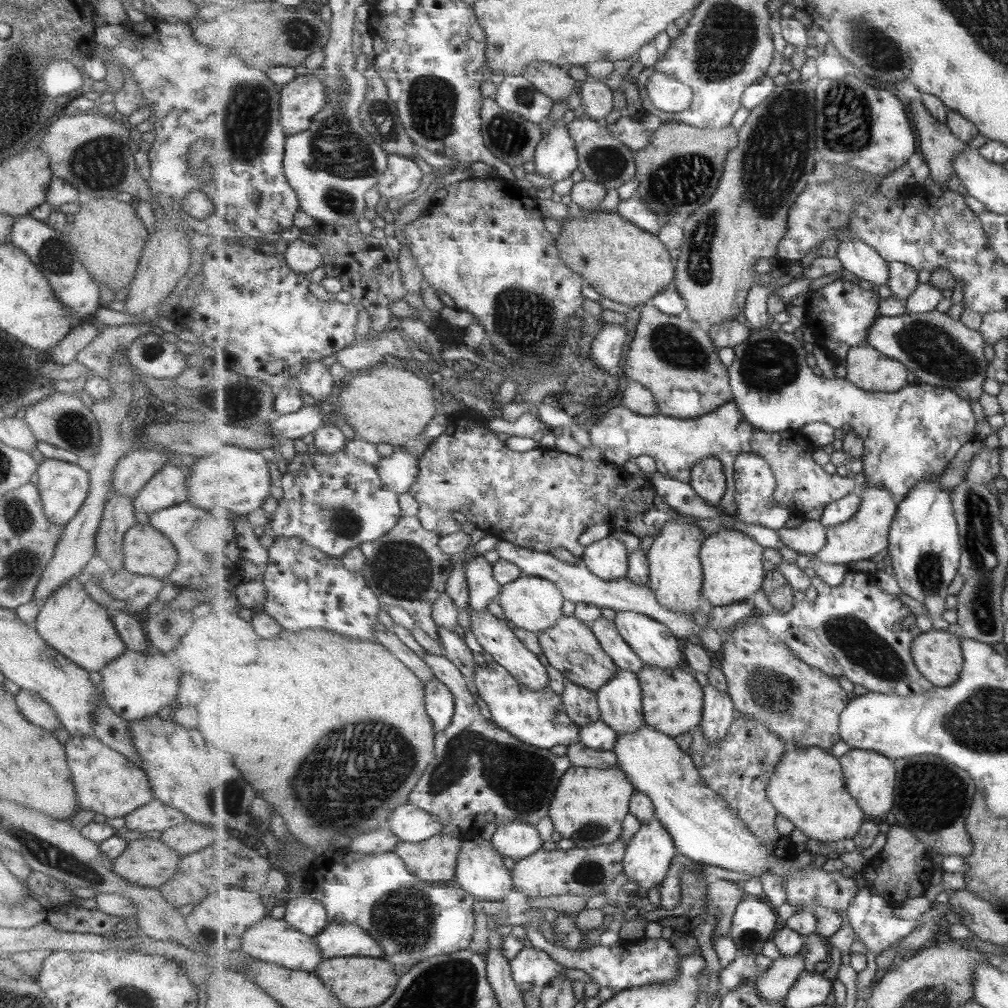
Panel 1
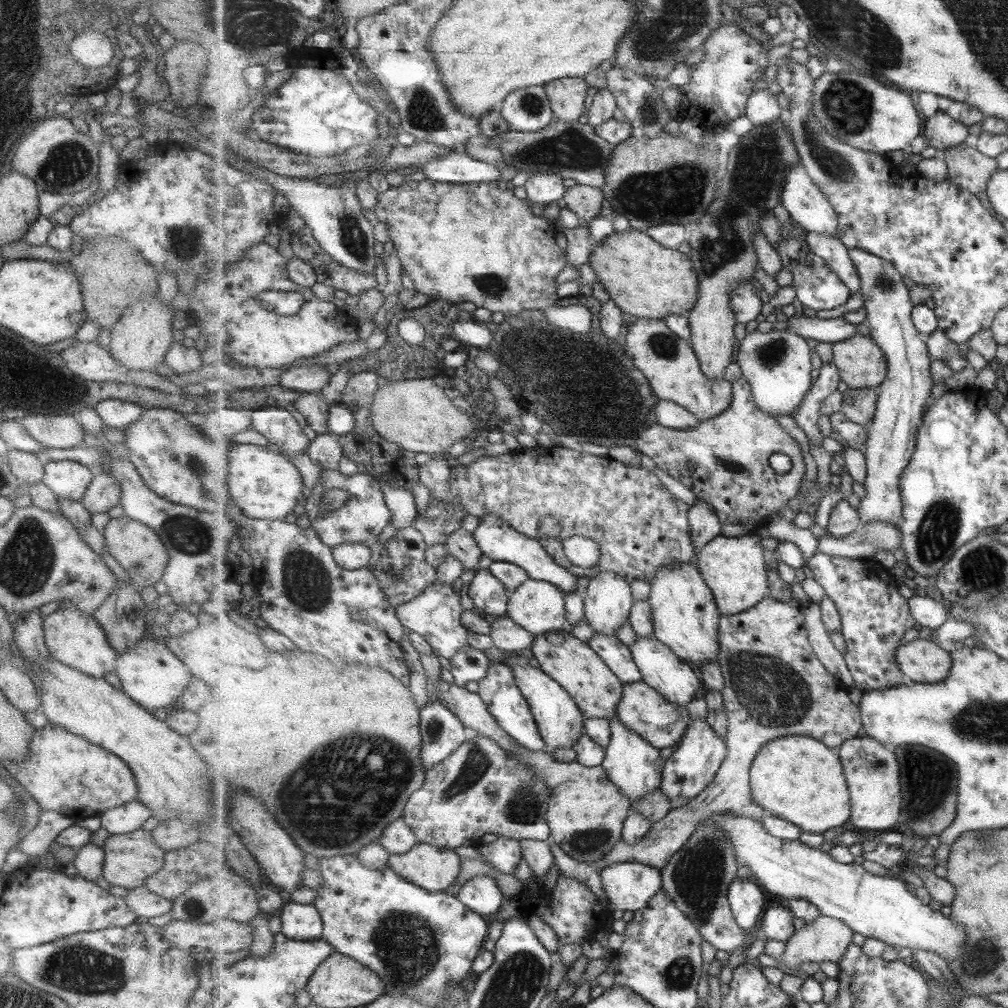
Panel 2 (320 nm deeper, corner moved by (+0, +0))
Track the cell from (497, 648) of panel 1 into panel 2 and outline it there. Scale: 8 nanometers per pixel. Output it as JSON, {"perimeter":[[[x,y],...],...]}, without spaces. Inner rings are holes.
{"perimeter":[[[506,653],[505,661],[514,668],[515,678],[519,688],[530,703],[534,719],[538,722],[539,732],[547,743],[545,750],[549,753],[561,748],[574,748],[577,741],[586,732],[586,719],[583,711],[578,707],[575,699],[530,658],[529,654]]]}

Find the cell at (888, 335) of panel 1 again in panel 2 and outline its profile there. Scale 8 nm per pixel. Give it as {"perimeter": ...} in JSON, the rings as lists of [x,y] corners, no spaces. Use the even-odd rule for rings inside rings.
{"perimeter":[[[793,314],[788,320],[789,330],[794,331],[805,339],[813,339],[822,343],[839,343],[859,334],[855,324],[840,318],[821,320],[807,318],[805,315]]]}

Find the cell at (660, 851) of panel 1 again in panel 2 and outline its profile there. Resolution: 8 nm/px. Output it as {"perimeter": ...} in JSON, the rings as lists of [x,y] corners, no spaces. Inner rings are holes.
{"perimeter":[[[639,862],[611,864],[600,877],[607,900],[625,912],[644,909],[663,886],[662,872]]]}

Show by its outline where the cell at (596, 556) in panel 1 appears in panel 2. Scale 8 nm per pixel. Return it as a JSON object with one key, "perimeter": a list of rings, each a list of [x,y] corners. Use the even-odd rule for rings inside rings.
{"perimeter":[[[605,571],[590,579],[584,602],[586,621],[596,634],[613,636],[630,622],[636,601],[629,582],[620,574]]]}

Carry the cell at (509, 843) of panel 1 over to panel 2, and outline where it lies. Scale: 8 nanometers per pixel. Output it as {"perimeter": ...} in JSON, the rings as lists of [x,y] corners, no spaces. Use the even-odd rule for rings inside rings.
{"perimeter":[[[499,837],[488,845],[480,844],[478,847],[482,859],[489,861],[490,865],[505,875],[514,875],[524,858],[521,842],[506,837]]]}

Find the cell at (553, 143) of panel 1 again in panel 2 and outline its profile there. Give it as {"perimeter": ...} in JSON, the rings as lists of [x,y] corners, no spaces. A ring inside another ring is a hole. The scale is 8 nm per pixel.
{"perimeter":[[[548,172],[528,177],[525,182],[527,198],[537,211],[564,198],[567,188],[563,179],[562,176]]]}

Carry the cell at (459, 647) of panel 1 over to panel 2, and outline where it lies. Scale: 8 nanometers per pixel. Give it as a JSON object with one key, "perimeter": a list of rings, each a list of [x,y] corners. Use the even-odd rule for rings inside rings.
{"perimeter":[[[435,580],[414,599],[396,608],[398,617],[411,632],[416,632],[426,638],[437,655],[443,656],[443,658],[450,661],[455,658],[461,648],[470,645],[469,635],[471,632],[462,623],[464,609],[457,585]]]}

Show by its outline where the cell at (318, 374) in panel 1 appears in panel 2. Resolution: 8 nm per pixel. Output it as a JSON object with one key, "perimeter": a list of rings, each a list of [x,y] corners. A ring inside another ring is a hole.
{"perimeter":[[[307,393],[297,399],[295,408],[306,419],[306,424],[316,435],[331,433],[329,415],[331,405],[327,405],[319,393]]]}

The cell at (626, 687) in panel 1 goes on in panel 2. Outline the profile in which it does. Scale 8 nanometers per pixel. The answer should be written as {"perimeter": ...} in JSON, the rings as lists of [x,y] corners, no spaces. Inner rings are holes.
{"perimeter":[[[618,716],[611,720],[612,739],[606,748],[606,757],[602,764],[607,774],[618,787],[621,794],[627,796],[634,807],[643,796],[662,789],[665,761],[661,758],[661,749],[655,748],[650,742],[643,740],[636,732],[627,728]]]}

